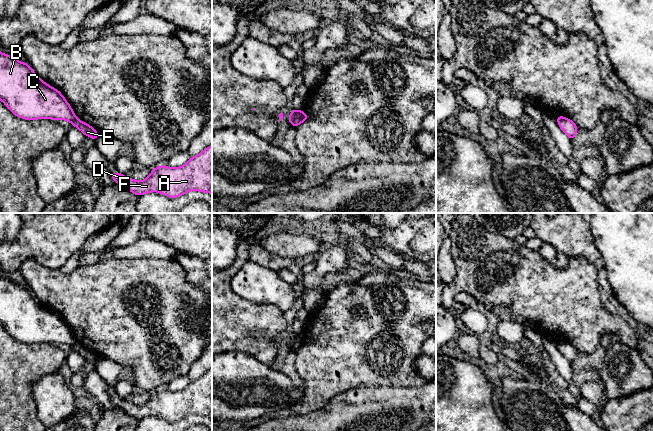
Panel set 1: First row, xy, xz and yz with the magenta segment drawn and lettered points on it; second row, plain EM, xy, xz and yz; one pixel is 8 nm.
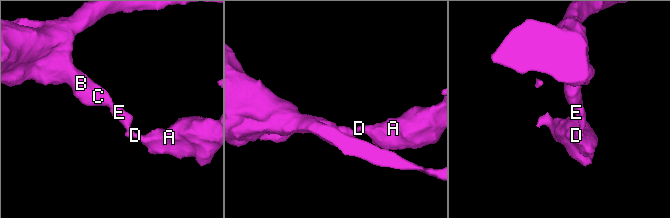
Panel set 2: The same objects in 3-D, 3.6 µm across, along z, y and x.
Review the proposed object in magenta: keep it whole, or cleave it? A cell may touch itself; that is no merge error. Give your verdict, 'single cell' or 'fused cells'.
fused cells

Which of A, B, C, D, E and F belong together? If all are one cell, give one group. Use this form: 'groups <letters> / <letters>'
groups A D E F / B C

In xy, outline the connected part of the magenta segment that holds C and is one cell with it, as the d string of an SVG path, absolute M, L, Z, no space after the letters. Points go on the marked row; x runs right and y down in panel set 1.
M0 52L0 100L17 117L73 122L77 117L60 91L41 80L28 63Z

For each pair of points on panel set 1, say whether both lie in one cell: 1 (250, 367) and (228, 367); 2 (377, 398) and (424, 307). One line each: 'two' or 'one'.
1: one
2: two

